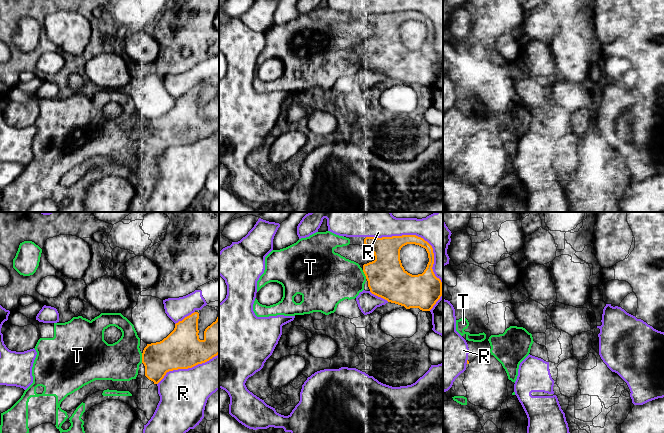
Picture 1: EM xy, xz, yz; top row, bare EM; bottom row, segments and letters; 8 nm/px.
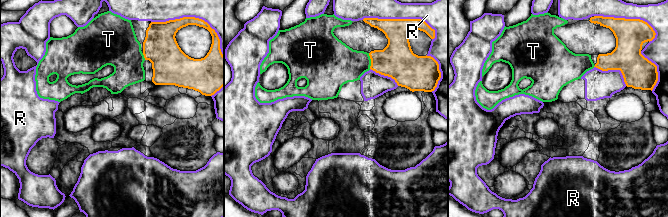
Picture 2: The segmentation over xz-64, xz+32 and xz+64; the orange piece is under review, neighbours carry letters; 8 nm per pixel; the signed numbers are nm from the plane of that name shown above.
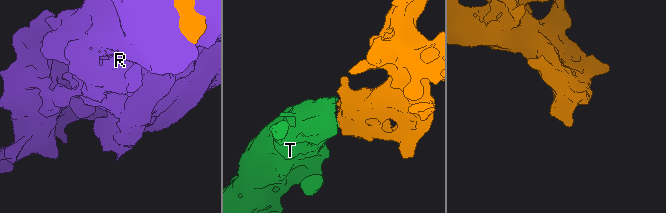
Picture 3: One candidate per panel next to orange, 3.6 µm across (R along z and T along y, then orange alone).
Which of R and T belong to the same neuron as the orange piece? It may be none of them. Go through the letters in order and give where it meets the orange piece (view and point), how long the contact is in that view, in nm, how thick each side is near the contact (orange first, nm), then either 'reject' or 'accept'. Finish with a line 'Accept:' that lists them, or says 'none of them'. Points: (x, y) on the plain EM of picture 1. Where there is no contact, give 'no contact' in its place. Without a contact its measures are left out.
R: xz (431, 22) | 800 nm | 120/220 nm | reject
T: xy (142, 134) | 80 nm | 280/320 nm | accept
Accept: T

